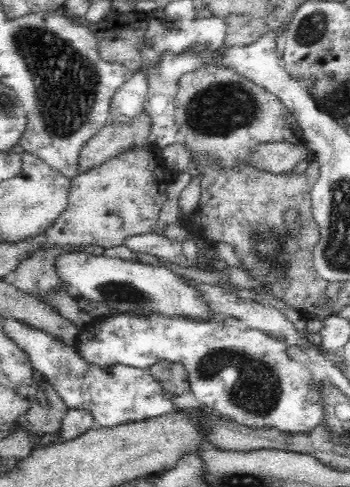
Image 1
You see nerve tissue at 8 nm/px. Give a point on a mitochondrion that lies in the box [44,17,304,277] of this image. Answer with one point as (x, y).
(217, 110)

